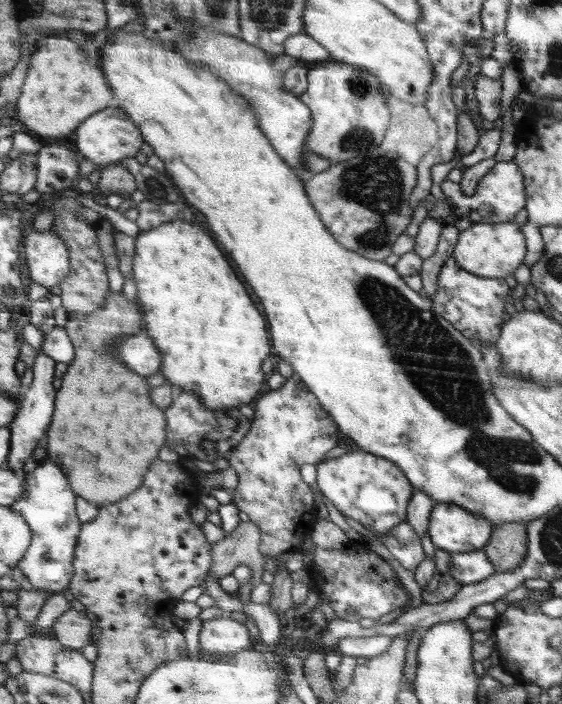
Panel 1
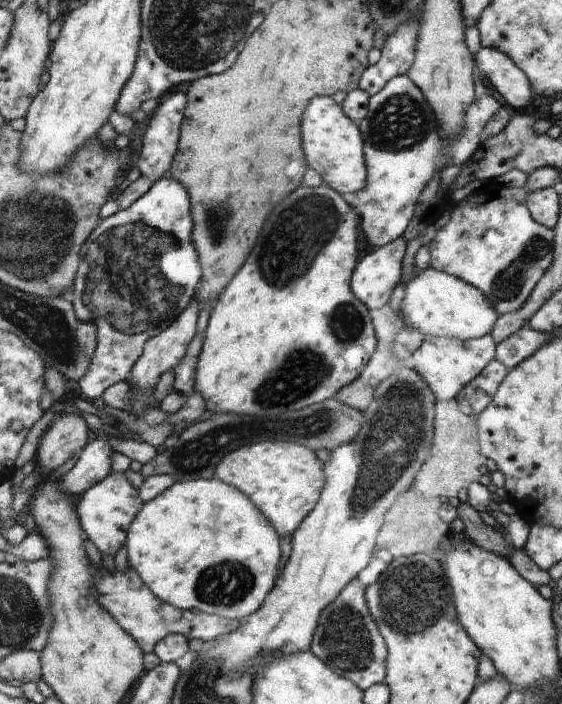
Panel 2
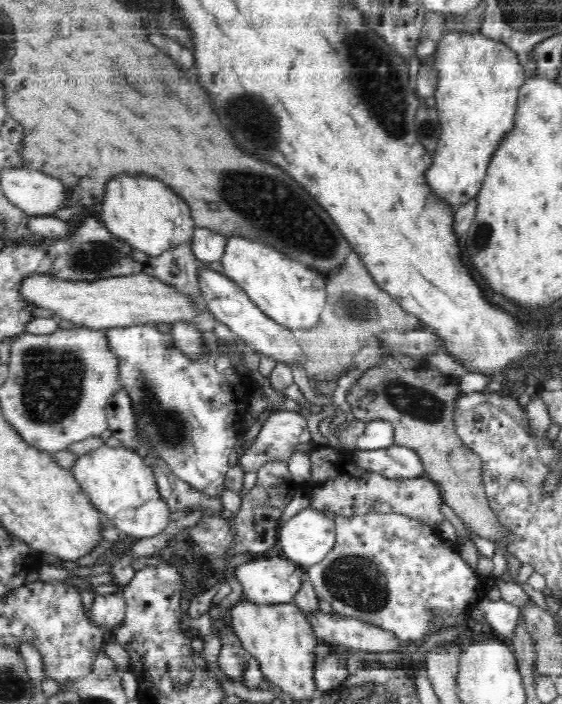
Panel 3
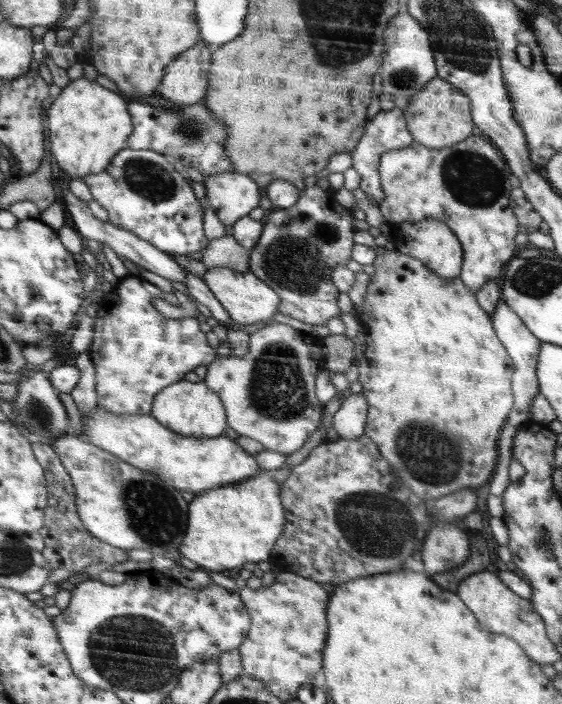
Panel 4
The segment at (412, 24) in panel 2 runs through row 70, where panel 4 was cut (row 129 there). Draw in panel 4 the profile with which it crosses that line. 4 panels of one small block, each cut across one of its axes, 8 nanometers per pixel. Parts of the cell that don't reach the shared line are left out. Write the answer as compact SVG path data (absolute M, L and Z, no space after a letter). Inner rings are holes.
M395 107L389 111L379 111L372 120L368 120L367 132L359 140L358 146L352 152L353 166L356 172L360 175L361 181L359 187L364 191L364 194L372 200L376 200L379 204L384 200L385 194L381 187L381 176L379 175L379 160L383 152L404 148L414 142L403 110Z

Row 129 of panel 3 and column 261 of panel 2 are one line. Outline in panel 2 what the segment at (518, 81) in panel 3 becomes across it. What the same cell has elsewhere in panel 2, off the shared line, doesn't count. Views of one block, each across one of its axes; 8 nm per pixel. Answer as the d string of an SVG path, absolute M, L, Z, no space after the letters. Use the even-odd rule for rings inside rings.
M256 441L250 445L242 445L216 466L214 478L231 485L250 498L264 517L276 529L280 537L294 536L296 528L303 524L310 513L318 506L325 486L325 472L322 464L318 462L314 451L305 448L303 445L293 444L287 441Z

